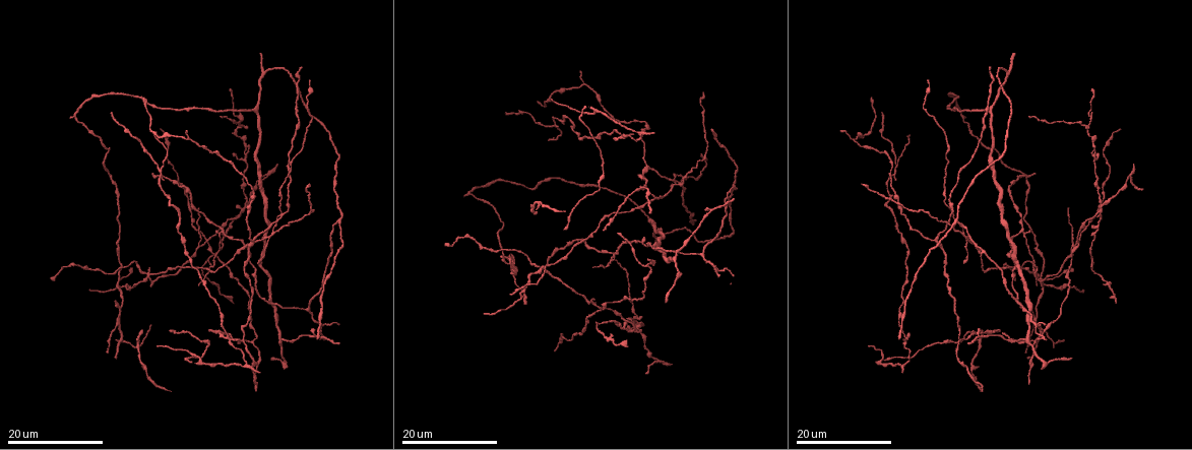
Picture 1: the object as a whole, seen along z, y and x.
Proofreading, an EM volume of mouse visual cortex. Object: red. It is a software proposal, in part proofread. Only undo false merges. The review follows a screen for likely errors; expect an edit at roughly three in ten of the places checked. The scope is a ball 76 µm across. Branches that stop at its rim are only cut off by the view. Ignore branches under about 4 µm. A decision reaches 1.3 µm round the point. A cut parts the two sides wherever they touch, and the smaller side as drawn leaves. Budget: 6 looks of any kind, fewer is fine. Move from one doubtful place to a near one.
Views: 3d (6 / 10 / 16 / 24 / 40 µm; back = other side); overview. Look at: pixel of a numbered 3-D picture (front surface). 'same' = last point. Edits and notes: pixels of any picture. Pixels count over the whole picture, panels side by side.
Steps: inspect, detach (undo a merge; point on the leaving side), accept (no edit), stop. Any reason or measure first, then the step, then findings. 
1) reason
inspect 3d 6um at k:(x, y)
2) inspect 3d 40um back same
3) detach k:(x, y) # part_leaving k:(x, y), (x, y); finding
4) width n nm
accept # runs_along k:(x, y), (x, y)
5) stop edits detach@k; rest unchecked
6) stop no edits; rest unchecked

thick turns thin
inspect 3d 16um at 1:(1046, 331)

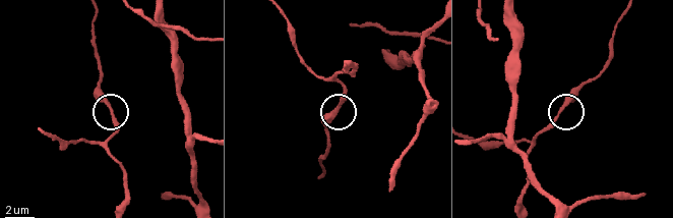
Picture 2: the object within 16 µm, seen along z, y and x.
inspect 3d 6um at 2:(109, 108)

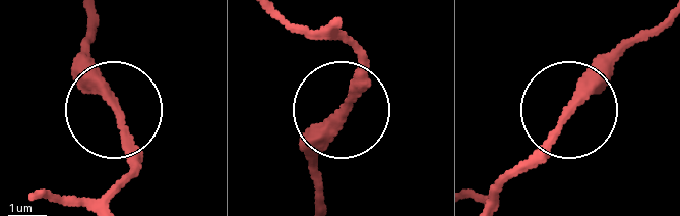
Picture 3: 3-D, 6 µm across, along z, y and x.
accept # runs_along 3:(664, 17), (511, 170); continuous, no second neuron

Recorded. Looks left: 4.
arms part here
inspect 3d 16um at 1:(161, 168)

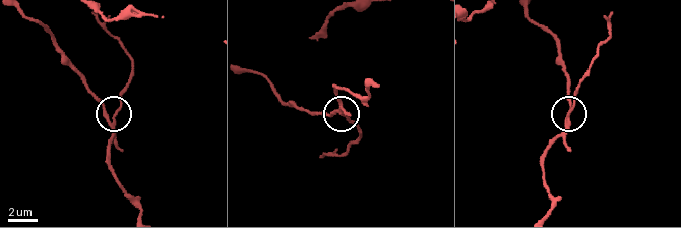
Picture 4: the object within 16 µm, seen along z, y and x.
inspect 3d 6um at 4:(112, 118)

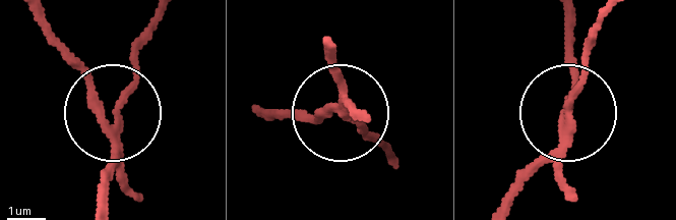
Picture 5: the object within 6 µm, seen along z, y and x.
detach 5:(131, 88) # part_leaving 5:(119, 134), (119, 99), (148, 21); a second neuron is stuck on

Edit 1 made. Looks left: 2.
thin arm on a thick one
inspect 3d 16um at 1:(117, 281)

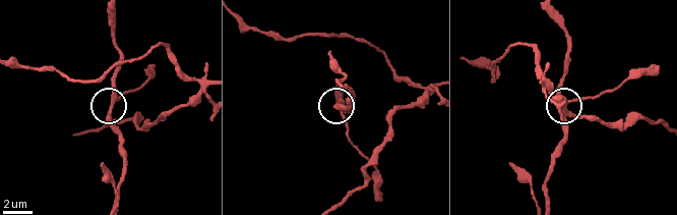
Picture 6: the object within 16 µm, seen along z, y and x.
inspect 3d 6um at 6:(113, 101)

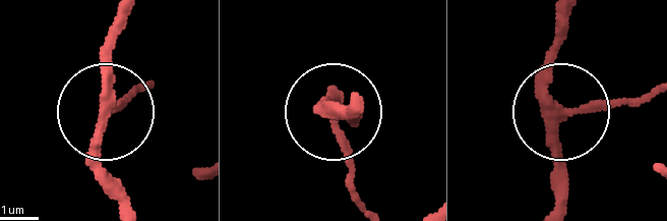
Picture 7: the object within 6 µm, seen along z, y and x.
width 250 nm
accept # runs_along 7:(563, 20), (553, 98), (593, 108), (648, 98); one neuron here

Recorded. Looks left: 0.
stop edits detach@5; rest unchecked

